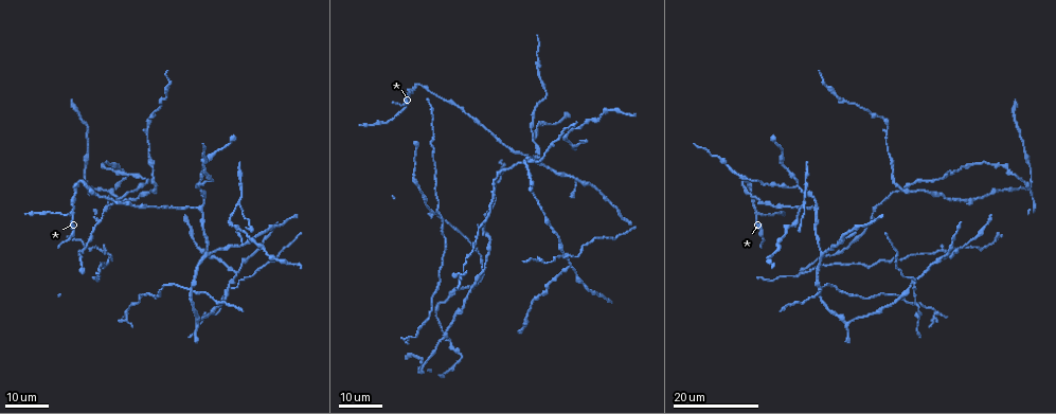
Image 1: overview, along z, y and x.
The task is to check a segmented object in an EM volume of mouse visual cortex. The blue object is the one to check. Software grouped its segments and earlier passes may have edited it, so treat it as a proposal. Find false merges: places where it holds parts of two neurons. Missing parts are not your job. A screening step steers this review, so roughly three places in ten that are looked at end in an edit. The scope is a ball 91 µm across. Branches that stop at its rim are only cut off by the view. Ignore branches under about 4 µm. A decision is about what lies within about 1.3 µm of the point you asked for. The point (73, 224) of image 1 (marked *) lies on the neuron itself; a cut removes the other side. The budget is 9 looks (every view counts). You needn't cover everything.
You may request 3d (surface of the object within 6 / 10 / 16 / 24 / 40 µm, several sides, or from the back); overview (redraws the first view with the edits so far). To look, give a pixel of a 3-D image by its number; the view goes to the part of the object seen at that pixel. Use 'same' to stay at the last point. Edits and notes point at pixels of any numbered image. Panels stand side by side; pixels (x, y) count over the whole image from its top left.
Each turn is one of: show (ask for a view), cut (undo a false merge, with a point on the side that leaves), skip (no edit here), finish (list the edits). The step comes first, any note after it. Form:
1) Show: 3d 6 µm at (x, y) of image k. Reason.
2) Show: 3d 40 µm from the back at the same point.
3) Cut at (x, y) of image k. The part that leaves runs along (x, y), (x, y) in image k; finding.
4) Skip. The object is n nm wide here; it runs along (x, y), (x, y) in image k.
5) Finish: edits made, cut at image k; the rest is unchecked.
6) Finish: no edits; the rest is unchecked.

Show: 3d 16 µm at (817, 207) of image 1.

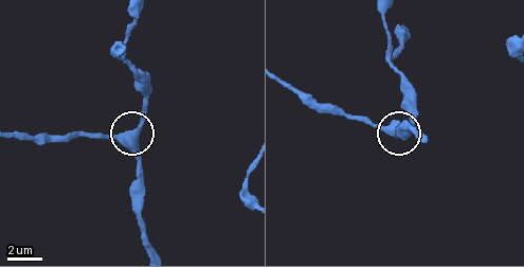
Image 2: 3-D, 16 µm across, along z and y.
Show: 3d 6 µm at the same point. Closer look.

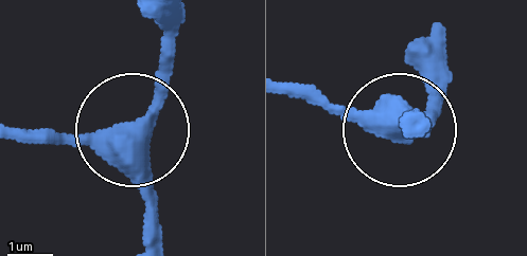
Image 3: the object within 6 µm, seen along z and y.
Show: 3d 6 µm from the back at (140, 137) of image 3.

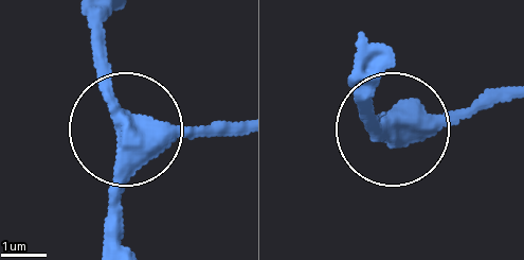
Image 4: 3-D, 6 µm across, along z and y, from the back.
Skip. The side arm is 39 µm long; all the same neuron.

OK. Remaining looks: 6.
Show: 3d 16 µm at (238, 206) of image 1. Three arms meet.

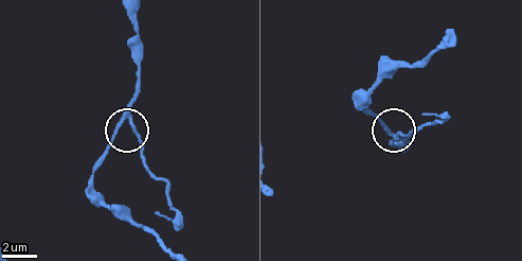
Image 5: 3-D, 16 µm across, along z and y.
Show: 3d 6 µm at (399, 134) of image 5.

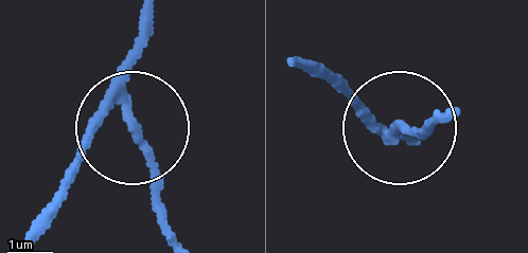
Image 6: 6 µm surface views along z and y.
Cut at (146, 154) of image 6. The part that leaves runs along (121, 97), (177, 241) in image 6; a second neuron is stuck on.

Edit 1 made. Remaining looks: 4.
Show: 3d 16 µm at (243, 242) of image 1. Small branch off a trunk.

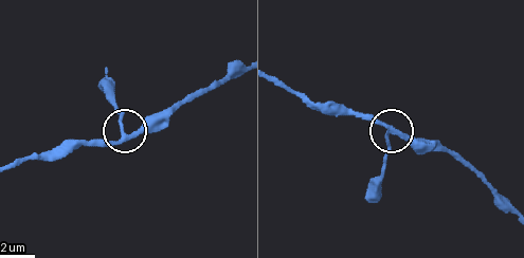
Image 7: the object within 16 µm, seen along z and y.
Show: 3d 10 µm at (392, 133) of image 7. Closer look.

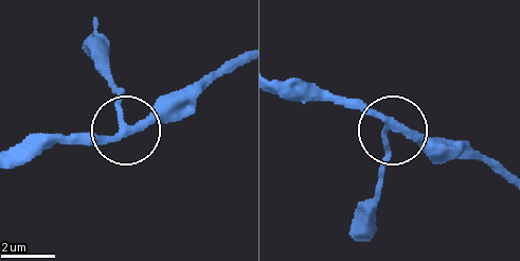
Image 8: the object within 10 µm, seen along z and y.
Skip. 3 arms meet here; all the same neuron.

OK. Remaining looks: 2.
Show: 3d 16 µm at (189, 288) of image 1. Four or more arms meet.

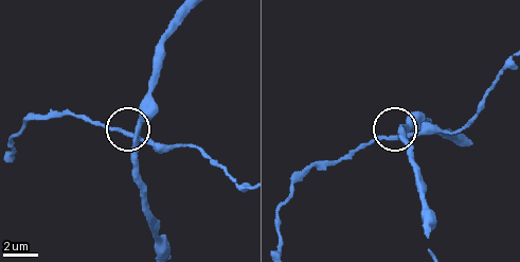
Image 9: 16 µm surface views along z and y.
Show: 3d 6 µm at (131, 135) of image 9.

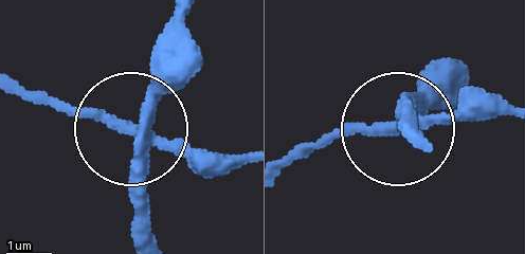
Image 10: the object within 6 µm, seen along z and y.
Cut at (79, 110) of image 10. The part that leaves runs along (136, 138), (25, 100) in image 10; a second neuron is stuck on.

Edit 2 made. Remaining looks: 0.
Finish: edits made, cut at image 6, cut at image 10; the rest is unchecked.

